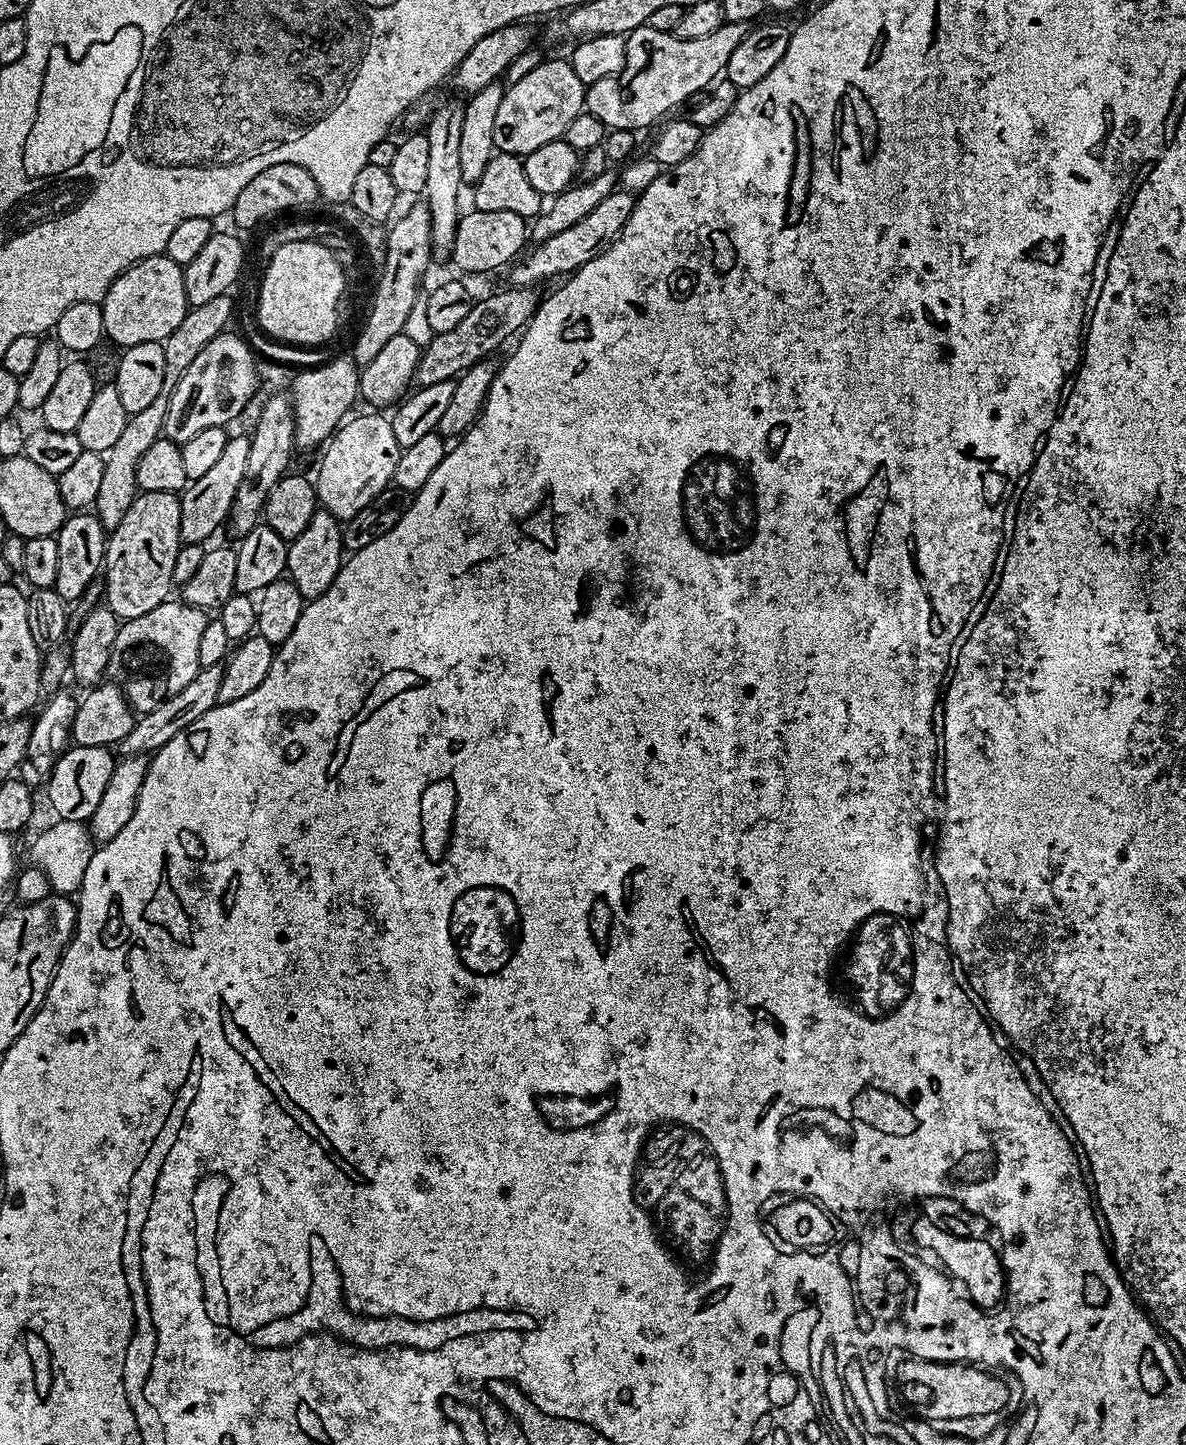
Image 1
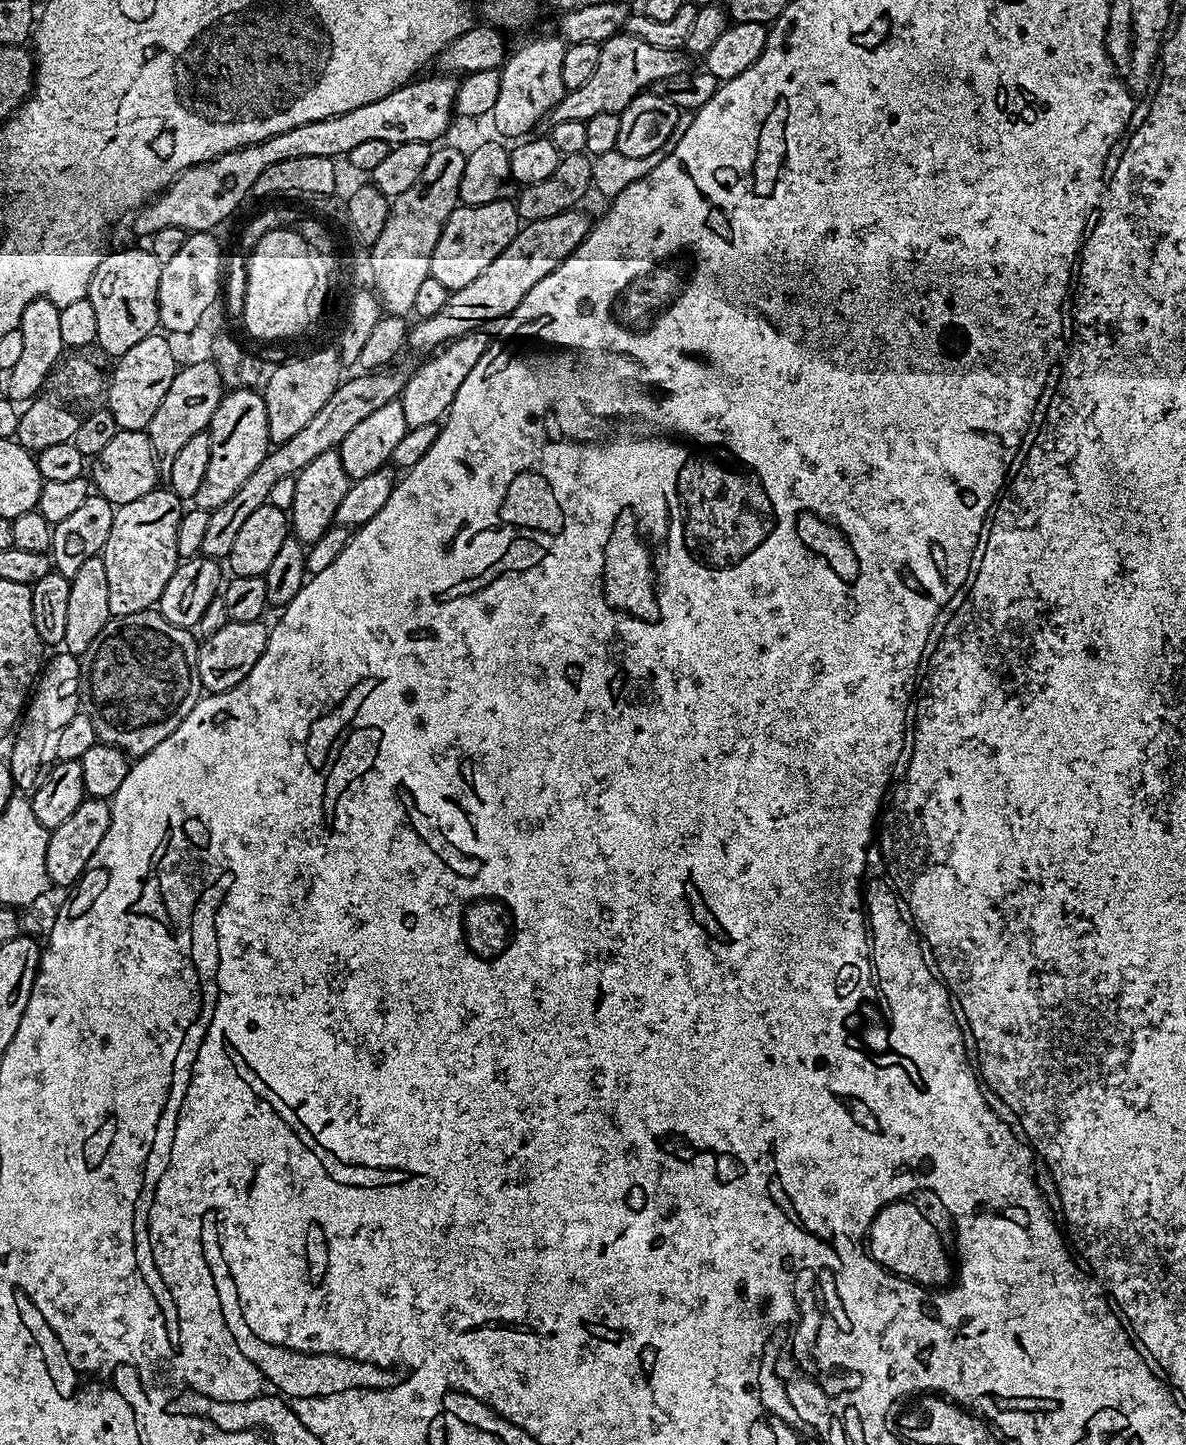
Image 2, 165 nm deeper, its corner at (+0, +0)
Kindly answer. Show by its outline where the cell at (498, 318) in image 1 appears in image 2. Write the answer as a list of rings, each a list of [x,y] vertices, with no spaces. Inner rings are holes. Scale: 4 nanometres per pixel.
[[[392,366],[387,370],[368,370],[360,374],[364,376],[356,376],[353,380],[345,379],[341,382],[334,390],[334,394],[330,394],[326,406],[322,406],[322,410],[318,410],[318,414],[310,418],[309,424],[304,429],[298,430],[298,434],[294,434],[290,442],[275,445],[268,456],[262,458],[262,462],[258,462],[258,470],[254,470],[254,474],[250,474],[250,478],[246,478],[246,482],[238,486],[238,494],[234,494],[230,502],[222,502],[222,506],[211,509],[206,522],[206,535],[202,538],[201,553],[212,560],[223,561],[227,558],[230,550],[234,550],[238,530],[242,530],[246,518],[250,518],[250,514],[254,514],[258,506],[268,503],[270,490],[277,482],[282,478],[299,476],[302,469],[310,466],[310,462],[314,462],[314,458],[339,449],[346,434],[350,434],[350,430],[354,430],[354,426],[362,422],[362,418],[374,414],[374,410],[378,410],[379,407],[386,406],[386,402],[397,399],[408,379],[412,377],[413,369],[396,367]]]

